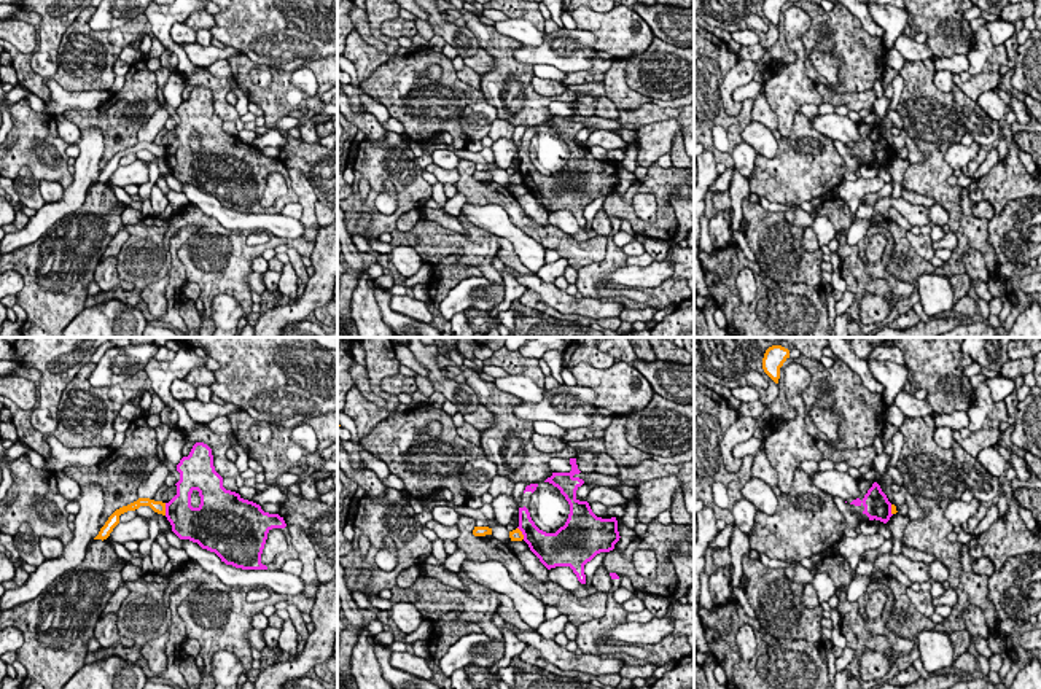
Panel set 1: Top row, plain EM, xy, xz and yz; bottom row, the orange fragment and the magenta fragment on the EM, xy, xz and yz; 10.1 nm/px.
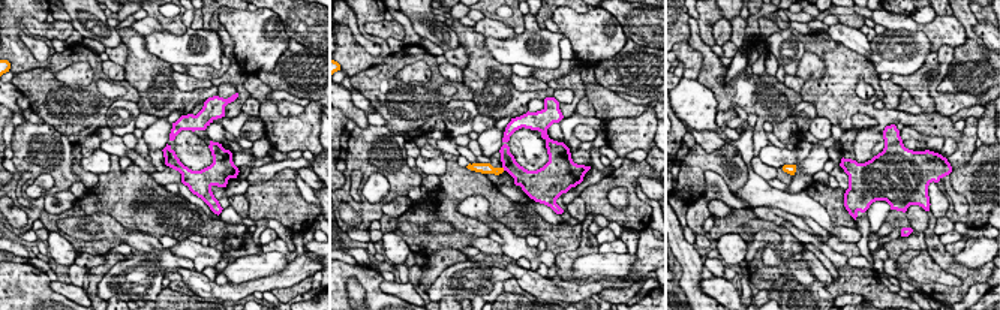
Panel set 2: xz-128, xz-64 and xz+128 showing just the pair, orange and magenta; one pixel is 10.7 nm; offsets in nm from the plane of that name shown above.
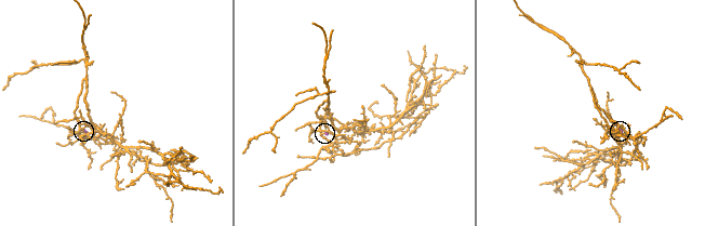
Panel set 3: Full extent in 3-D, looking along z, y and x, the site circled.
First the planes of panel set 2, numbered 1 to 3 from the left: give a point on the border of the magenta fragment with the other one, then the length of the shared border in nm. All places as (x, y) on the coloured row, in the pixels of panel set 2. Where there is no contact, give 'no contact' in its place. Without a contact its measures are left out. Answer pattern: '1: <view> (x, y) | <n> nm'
1: no contact
2: no contact
3: no contact

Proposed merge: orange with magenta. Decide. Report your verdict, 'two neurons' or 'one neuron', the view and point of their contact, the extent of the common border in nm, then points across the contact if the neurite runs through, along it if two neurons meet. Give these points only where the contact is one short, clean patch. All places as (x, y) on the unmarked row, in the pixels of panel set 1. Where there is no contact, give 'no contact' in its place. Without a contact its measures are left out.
two neurons; meets orange in xy at (164, 153); contact 130 nm long; border along xy (164, 147), (166, 158)

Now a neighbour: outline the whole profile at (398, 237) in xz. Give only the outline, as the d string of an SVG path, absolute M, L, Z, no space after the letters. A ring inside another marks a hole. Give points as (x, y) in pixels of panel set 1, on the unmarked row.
M414 228L409 231L392 231L392 247L398 247L398 245L407 245L407 247L415 247L415 232Z

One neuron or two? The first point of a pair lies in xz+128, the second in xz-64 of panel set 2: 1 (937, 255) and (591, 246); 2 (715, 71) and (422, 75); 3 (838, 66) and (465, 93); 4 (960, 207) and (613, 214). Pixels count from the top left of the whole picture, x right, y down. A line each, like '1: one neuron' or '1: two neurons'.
1: one neuron
2: two neurons
3: two neurons
4: two neurons

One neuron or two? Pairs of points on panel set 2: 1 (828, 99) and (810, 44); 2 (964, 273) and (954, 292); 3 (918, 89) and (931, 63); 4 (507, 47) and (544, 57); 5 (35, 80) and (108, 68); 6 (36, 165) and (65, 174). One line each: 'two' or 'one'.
1: one
2: one
3: one
4: one
5: two
6: one

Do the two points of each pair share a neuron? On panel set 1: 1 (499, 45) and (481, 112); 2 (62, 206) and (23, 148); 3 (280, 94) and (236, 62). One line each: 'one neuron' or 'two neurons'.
1: two neurons
2: two neurons
3: one neuron

